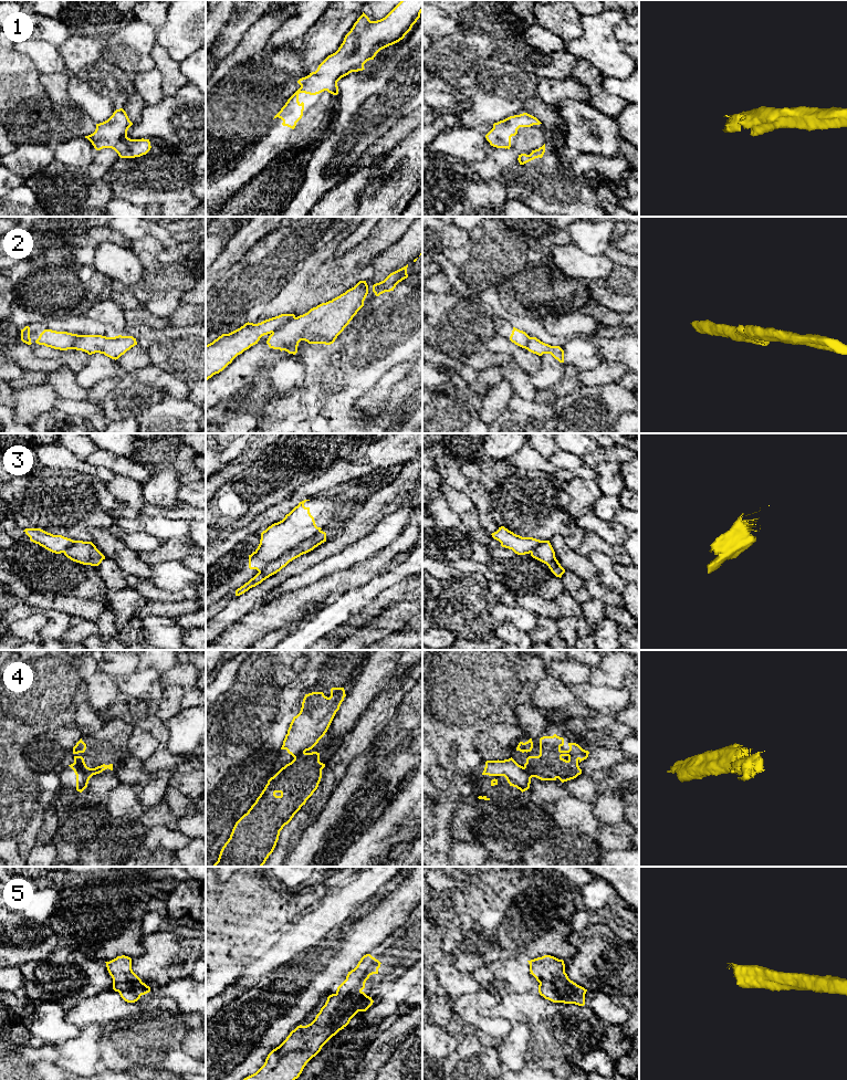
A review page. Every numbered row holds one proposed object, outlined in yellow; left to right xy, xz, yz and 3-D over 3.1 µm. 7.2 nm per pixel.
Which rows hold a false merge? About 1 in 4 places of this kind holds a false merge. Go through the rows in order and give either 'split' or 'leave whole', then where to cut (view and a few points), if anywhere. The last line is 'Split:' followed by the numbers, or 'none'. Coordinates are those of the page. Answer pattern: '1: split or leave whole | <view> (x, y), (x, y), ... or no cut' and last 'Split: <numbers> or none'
1: leave whole | no cut
2: split | xz (295, 317), (272, 333)
3: split | xz (320, 530), (269, 562), (259, 572)
4: split | xy (73, 763), (92, 775)
5: leave whole | no cut
Split: 2, 3, 4

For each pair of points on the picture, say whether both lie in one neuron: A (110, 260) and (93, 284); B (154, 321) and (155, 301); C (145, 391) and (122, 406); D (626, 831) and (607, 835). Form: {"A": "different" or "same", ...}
{"A": "different", "B": "different", "C": "same", "D": "same"}

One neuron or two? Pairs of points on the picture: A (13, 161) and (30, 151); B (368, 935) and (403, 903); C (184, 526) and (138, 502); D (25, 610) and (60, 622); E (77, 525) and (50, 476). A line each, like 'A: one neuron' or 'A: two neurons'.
A: one neuron
B: one neuron
C: two neurons
D: one neuron
E: one neuron

